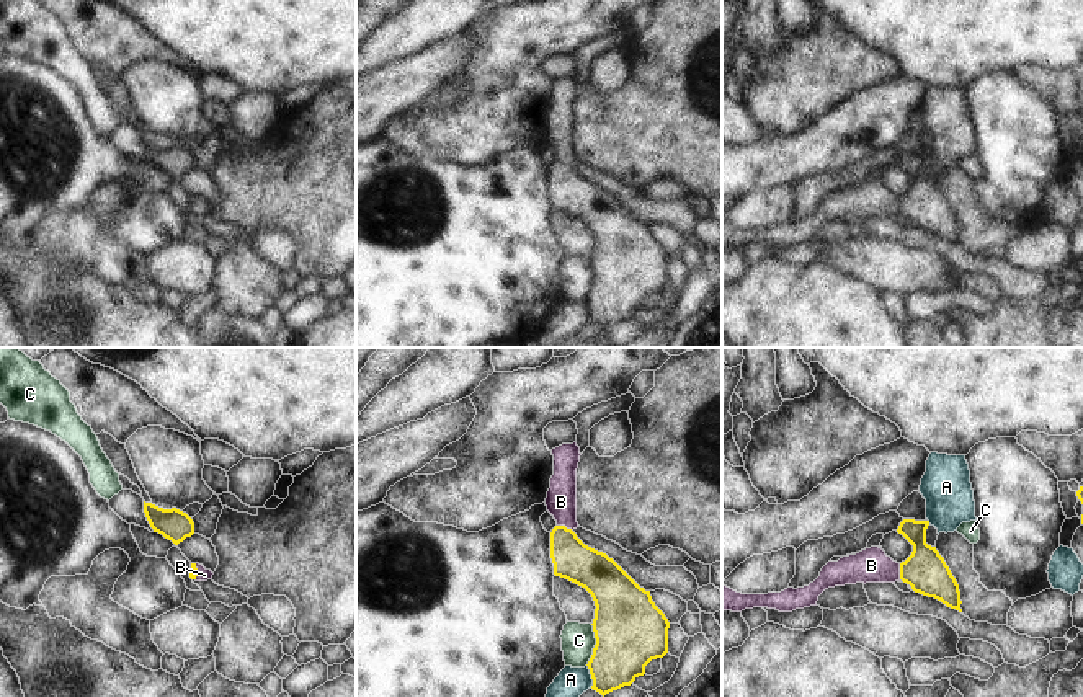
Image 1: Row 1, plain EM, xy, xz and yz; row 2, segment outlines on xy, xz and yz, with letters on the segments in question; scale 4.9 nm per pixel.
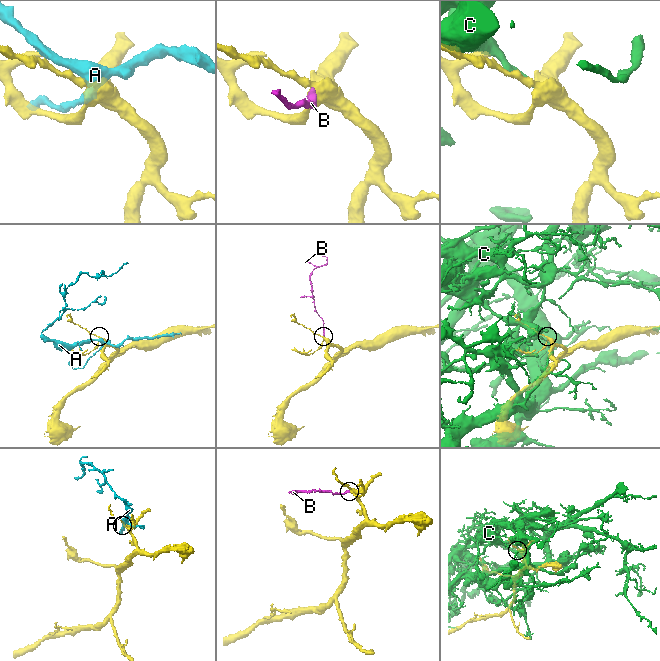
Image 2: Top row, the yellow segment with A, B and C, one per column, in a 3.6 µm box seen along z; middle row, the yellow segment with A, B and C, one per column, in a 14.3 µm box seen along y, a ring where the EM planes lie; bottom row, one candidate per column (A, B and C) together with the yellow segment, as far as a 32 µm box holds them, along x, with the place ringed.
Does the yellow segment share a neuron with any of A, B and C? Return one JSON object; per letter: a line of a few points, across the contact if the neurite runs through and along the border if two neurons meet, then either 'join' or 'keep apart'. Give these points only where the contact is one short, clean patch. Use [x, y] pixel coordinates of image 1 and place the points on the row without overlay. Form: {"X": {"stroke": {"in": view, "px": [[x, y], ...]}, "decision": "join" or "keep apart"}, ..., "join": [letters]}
{"A": {"decision": "keep apart"}, "B": {"stroke": {"in": "xz", "px": [[593, 204], [566, 177], [566, 162], [566, 147], [561, 136]]}, "decision": "join"}, "C": {"decision": "keep apart"}, "join": ["B"]}

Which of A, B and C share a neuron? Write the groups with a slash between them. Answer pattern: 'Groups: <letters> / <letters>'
Groups: A / B / C.

